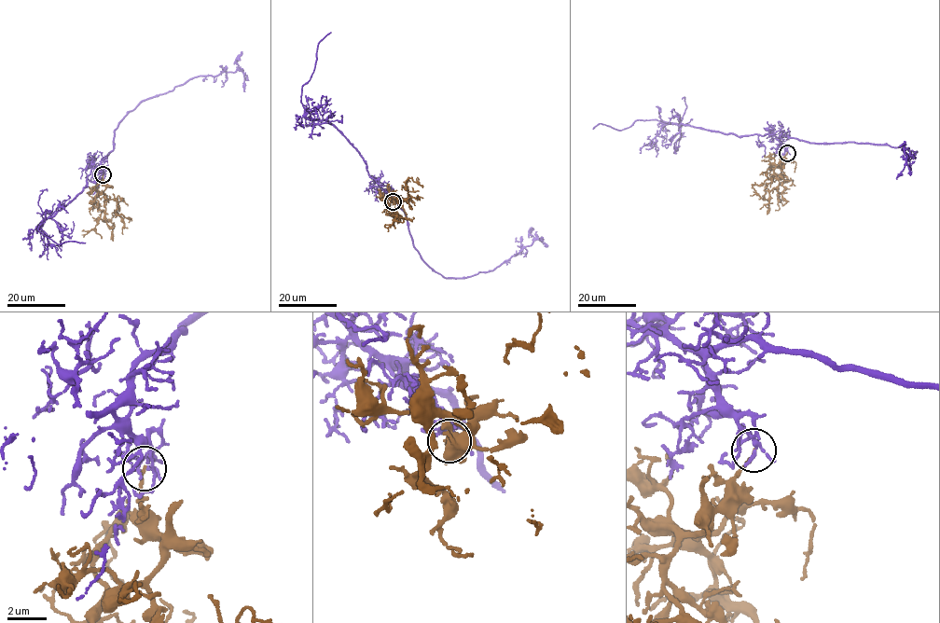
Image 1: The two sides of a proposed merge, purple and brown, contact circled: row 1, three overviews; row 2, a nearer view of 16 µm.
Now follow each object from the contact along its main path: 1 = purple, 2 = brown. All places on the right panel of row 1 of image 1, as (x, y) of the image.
1: (787, 153), (779, 138), (787, 135), (810, 143), (902, 146), (917, 152), (907, 159), (896, 179)
2: (787, 153), (781, 163), (775, 164), (787, 178), (782, 186), (785, 190), (777, 199), (782, 204)

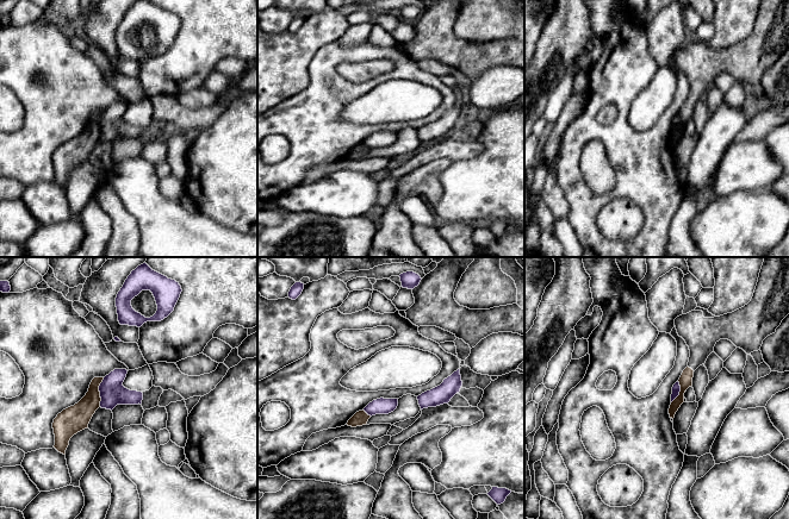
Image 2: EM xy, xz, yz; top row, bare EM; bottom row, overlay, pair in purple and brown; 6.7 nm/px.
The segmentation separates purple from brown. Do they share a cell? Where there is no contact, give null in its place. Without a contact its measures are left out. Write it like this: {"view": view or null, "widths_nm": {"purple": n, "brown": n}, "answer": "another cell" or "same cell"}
{"view": "xy", "widths_nm": {"purple": 170, "brown": 180}, "answer": "another cell"}

